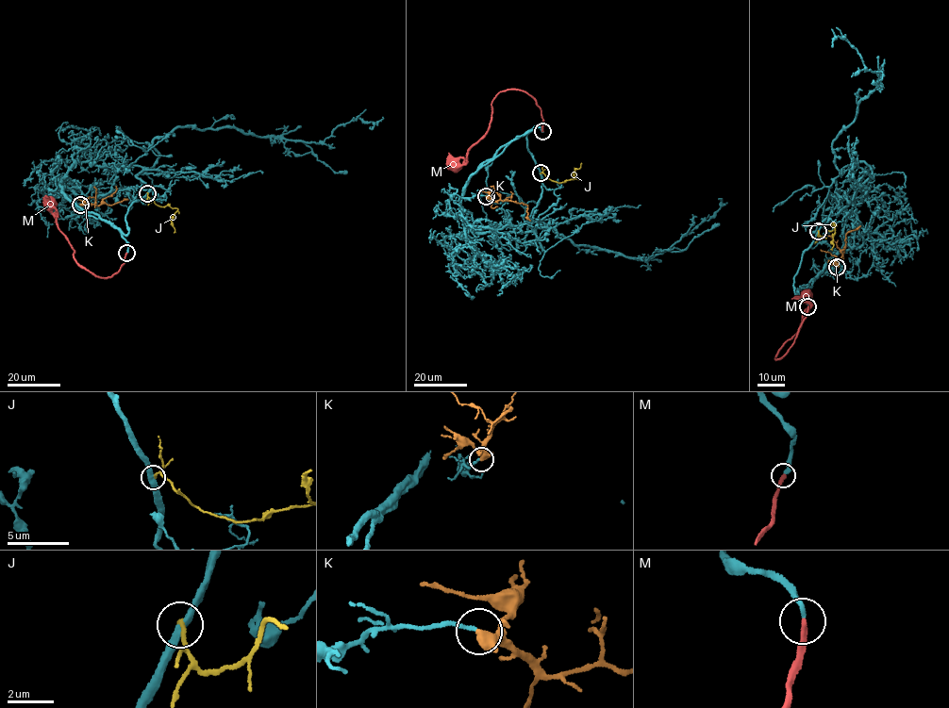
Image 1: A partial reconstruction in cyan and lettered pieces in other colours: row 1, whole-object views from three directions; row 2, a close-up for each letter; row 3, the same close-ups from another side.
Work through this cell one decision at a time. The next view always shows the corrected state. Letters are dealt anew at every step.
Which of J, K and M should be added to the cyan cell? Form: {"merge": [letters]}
{"merge": ["M"]}

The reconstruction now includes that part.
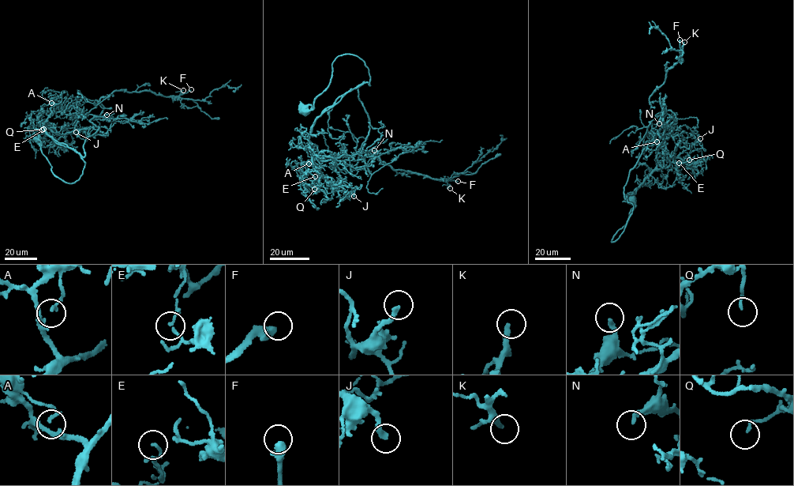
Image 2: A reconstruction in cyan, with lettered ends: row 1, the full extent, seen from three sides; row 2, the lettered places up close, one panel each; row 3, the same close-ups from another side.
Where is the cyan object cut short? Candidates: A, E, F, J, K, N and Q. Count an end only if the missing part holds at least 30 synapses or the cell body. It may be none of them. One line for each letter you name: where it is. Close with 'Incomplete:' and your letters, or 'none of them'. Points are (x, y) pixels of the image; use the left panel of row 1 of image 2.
F: at (191, 89)
J: at (76, 132)
N: at (106, 114)
Incomplete: F, J, N

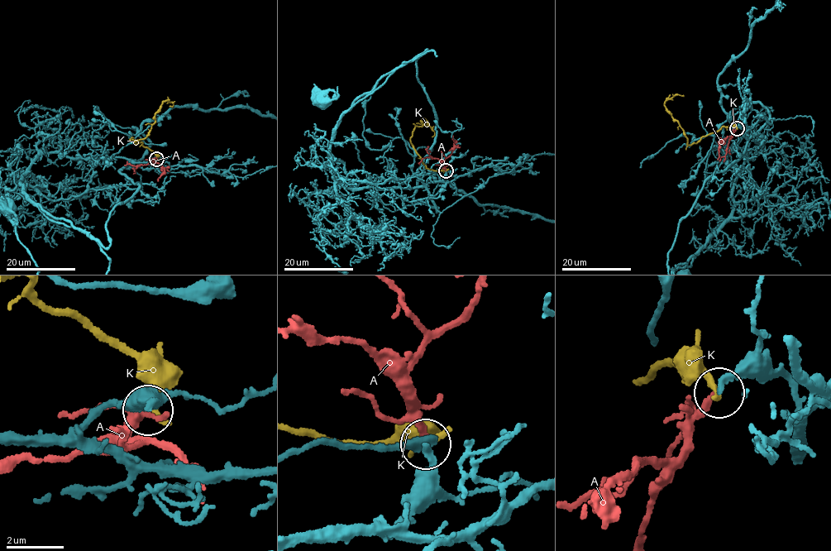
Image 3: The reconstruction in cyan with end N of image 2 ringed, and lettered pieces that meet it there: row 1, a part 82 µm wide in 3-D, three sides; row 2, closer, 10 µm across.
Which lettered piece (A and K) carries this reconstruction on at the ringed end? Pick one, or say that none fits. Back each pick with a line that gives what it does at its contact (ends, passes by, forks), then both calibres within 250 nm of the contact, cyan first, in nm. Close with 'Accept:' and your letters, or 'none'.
A: it ends; calibres 220 and 220 nm
Accept: A

